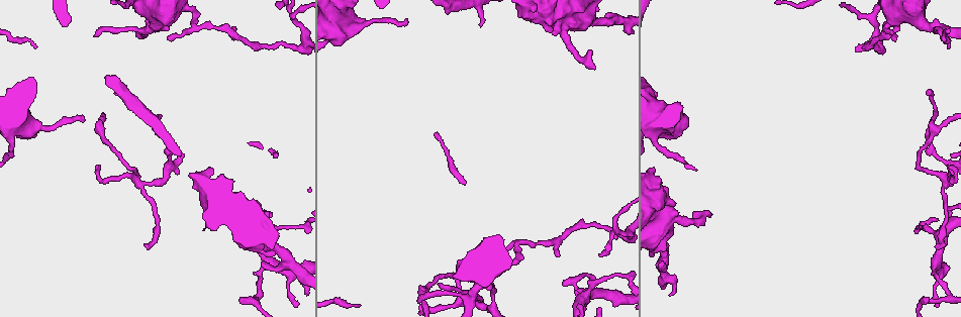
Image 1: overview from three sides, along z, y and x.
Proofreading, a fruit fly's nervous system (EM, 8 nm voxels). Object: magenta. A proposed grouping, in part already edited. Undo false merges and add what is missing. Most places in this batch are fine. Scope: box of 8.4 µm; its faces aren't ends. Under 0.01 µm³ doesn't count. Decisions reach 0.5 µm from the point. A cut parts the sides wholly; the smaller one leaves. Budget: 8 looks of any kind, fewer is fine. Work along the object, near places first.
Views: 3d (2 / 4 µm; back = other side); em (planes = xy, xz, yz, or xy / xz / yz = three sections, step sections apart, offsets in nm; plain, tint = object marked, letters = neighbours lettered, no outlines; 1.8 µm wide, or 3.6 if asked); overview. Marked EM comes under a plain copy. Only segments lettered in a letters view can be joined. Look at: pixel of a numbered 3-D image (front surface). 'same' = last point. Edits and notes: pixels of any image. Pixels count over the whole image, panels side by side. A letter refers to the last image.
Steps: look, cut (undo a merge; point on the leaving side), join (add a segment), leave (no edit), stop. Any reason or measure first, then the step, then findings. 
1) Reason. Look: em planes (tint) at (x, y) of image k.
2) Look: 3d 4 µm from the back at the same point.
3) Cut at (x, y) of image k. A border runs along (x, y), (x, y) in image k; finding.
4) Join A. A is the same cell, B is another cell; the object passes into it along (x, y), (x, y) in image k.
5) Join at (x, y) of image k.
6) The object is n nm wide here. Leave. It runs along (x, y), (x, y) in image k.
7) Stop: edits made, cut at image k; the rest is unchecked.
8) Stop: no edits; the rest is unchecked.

Three-way junction. Look: em planes (letters) at (586, 289) of image 1.

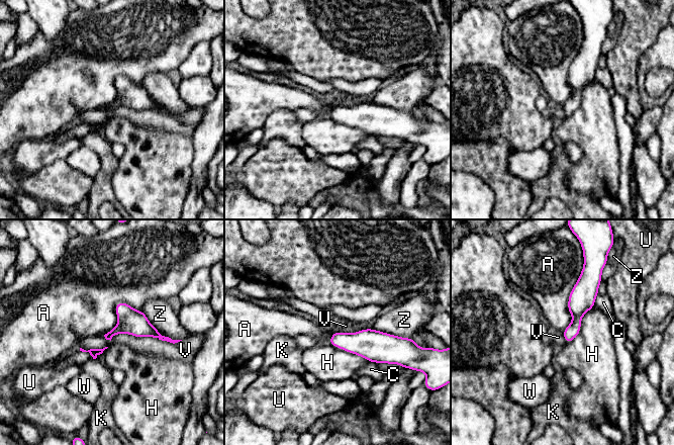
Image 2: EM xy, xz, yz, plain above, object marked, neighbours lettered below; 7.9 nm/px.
The longest contact is with V, 550 nm. Leave. A, C, H, K, U, V, W and Z are other cells; all the same neuron.

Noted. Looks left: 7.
Thin end. Look: em planes (letters) at (595, 66) of image 1.

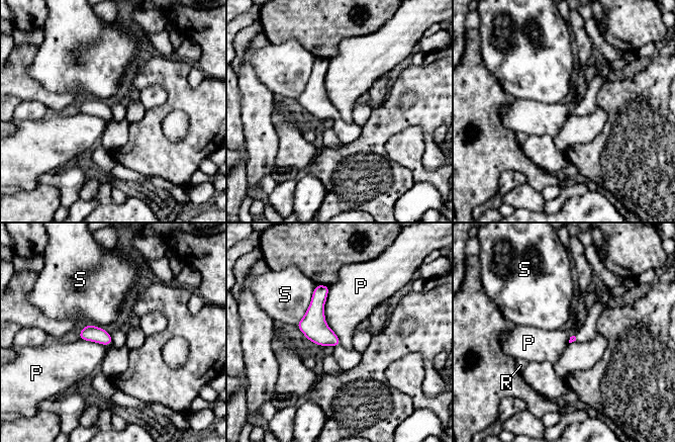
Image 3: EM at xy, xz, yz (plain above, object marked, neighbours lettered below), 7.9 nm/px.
Leave. P, R and S are other cells; a border runs along (328, 286), (324, 320), (341, 344) in image 3; no lettered segment goes on from it.

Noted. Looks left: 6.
An open end. Look: em yz step 4 (letters) at (662, 260) of image 1.

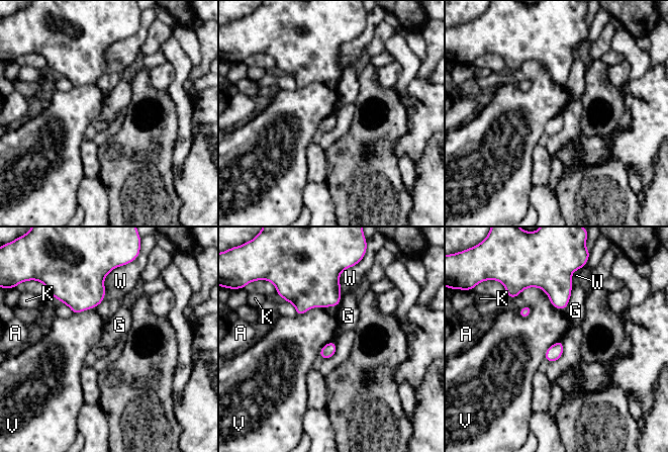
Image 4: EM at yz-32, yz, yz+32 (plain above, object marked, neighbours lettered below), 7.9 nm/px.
Cut it another way. Look: em xz step 4 (letters) at the same point.

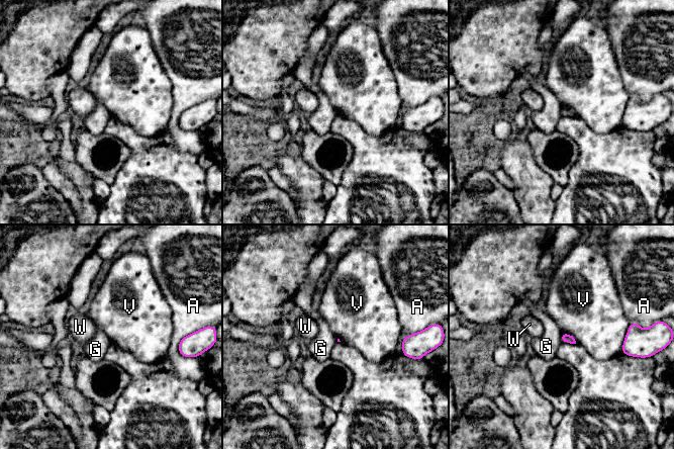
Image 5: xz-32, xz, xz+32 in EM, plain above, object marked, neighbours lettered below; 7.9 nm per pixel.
Leave. A, G, V and W are other cells; a border runs along (560, 333), (560, 340), (562, 342) in image 5; none of them fits.

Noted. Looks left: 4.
Stop: no edits; the rest is unchecked.

